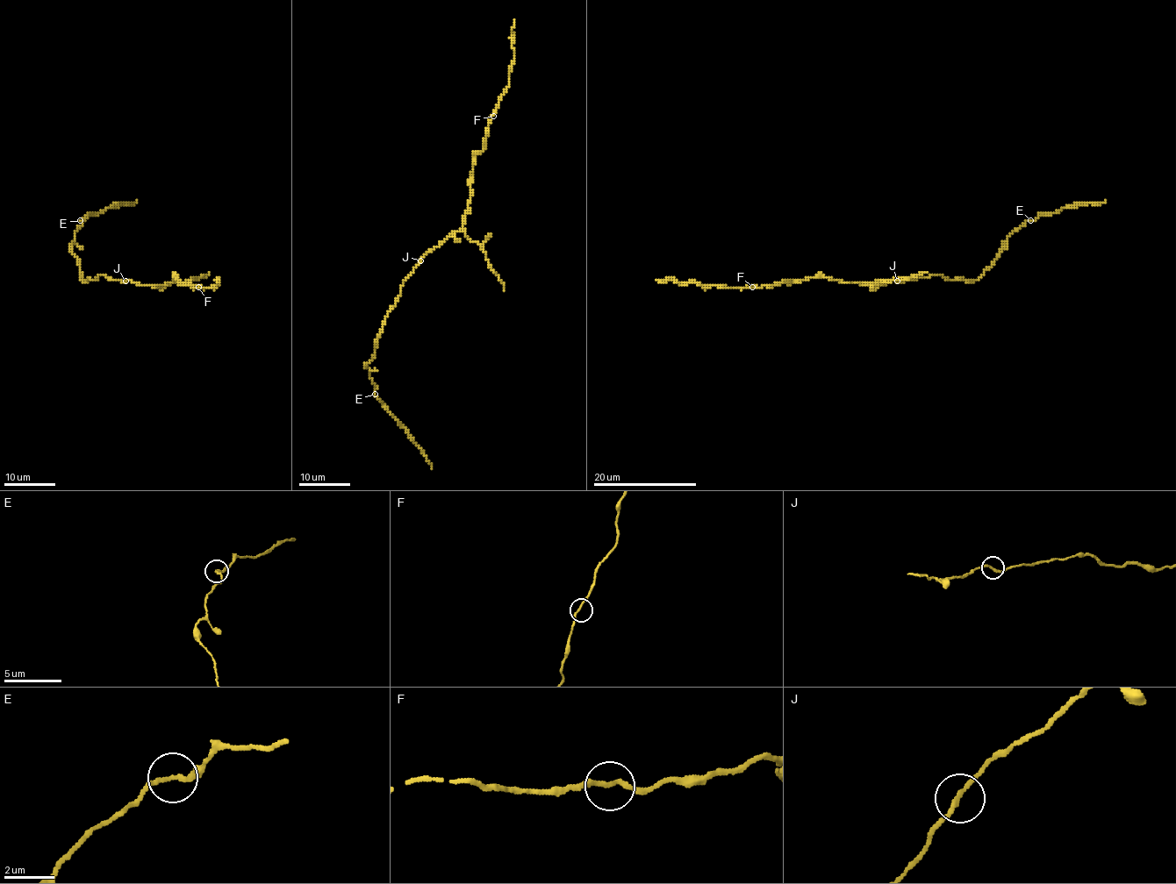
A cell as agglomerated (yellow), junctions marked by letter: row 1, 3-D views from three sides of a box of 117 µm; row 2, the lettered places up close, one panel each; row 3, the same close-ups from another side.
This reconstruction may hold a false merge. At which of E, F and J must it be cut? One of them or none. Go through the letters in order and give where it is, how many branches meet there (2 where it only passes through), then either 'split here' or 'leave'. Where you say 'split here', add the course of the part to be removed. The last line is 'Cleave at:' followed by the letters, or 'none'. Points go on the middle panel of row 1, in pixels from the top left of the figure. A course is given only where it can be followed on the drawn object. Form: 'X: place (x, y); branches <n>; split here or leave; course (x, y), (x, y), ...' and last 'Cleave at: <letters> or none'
E: place (375, 394); branches 2; leave
F: place (493, 116); branches 2; leave
J: place (420, 260); branches 2; leave
Cleave at: none

